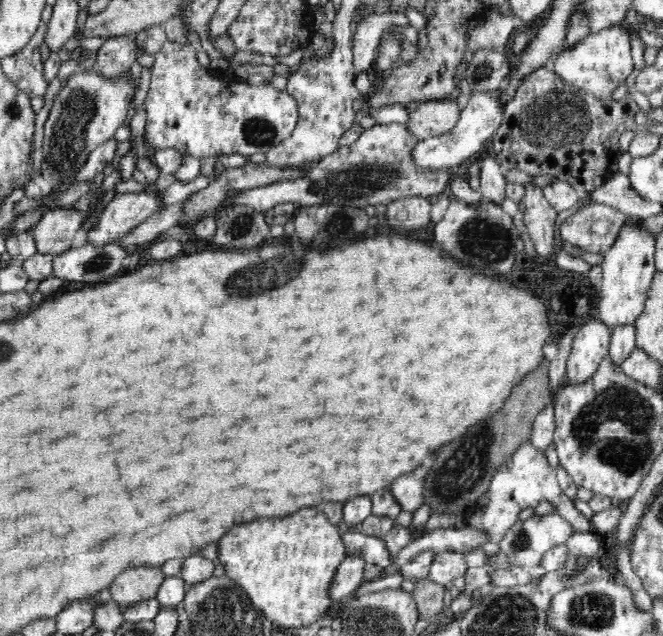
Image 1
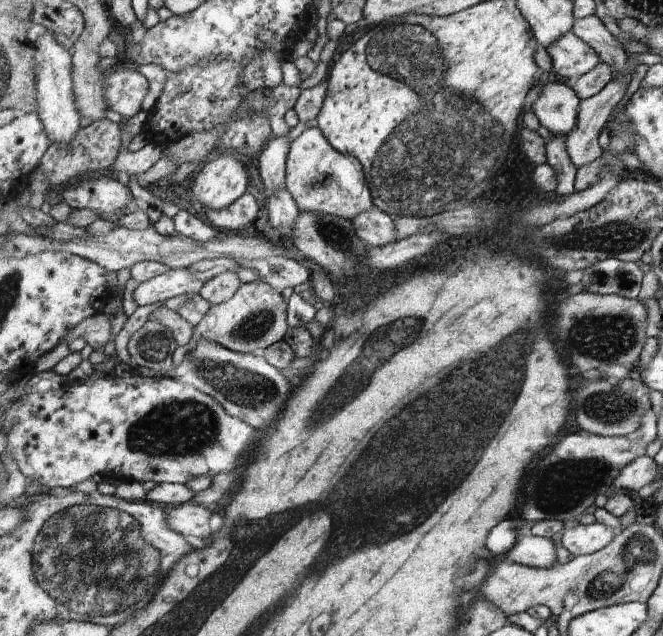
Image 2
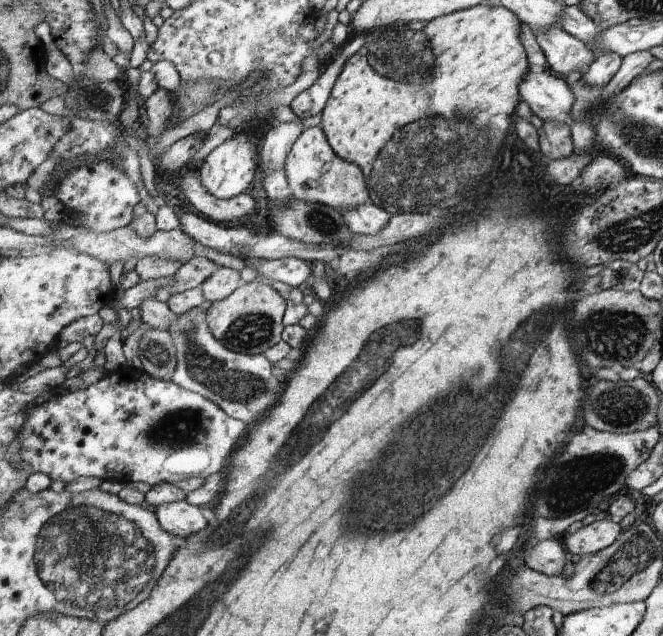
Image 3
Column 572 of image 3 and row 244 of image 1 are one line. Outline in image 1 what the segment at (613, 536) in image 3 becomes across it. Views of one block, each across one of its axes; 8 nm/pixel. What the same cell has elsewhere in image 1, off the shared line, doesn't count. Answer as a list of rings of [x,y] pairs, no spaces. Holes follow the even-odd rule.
[[[533,185],[525,187],[520,205],[536,254],[544,258],[552,257],[557,210],[546,199],[543,188]]]

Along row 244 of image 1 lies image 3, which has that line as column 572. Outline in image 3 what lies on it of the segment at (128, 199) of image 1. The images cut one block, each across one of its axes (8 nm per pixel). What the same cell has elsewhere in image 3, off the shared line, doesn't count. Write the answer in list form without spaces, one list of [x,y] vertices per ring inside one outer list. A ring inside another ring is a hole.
[[[531,65],[520,84],[522,98],[543,121],[573,124],[571,111],[575,95],[565,79],[549,74],[543,67]]]

